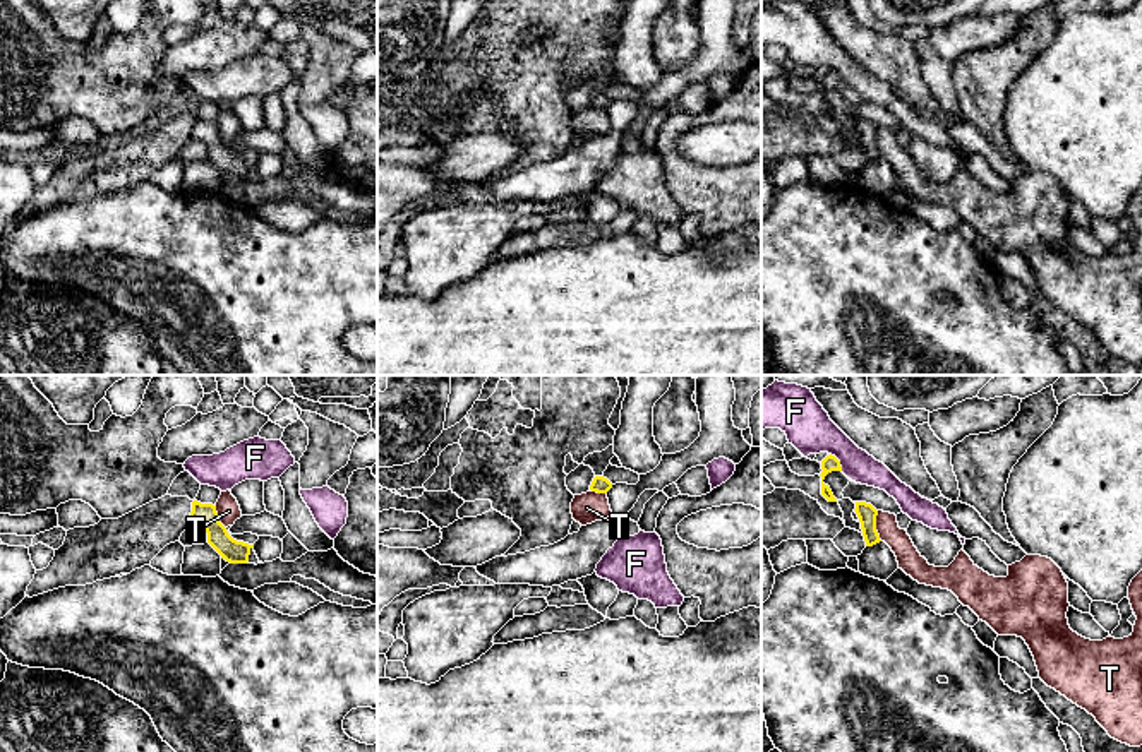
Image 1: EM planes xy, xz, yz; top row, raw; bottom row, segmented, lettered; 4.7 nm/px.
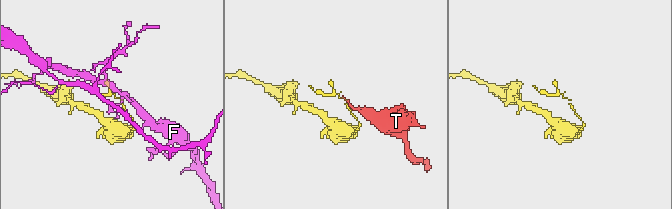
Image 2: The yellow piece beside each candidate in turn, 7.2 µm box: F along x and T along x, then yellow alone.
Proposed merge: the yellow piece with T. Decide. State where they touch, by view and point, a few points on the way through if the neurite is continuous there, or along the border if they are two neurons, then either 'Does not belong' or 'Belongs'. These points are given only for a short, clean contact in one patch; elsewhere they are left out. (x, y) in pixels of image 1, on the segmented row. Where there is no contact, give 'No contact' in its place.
Touches yellow at yz (875, 526). Boundary: yz (877, 511), (877, 533), (882, 540). Does not belong

